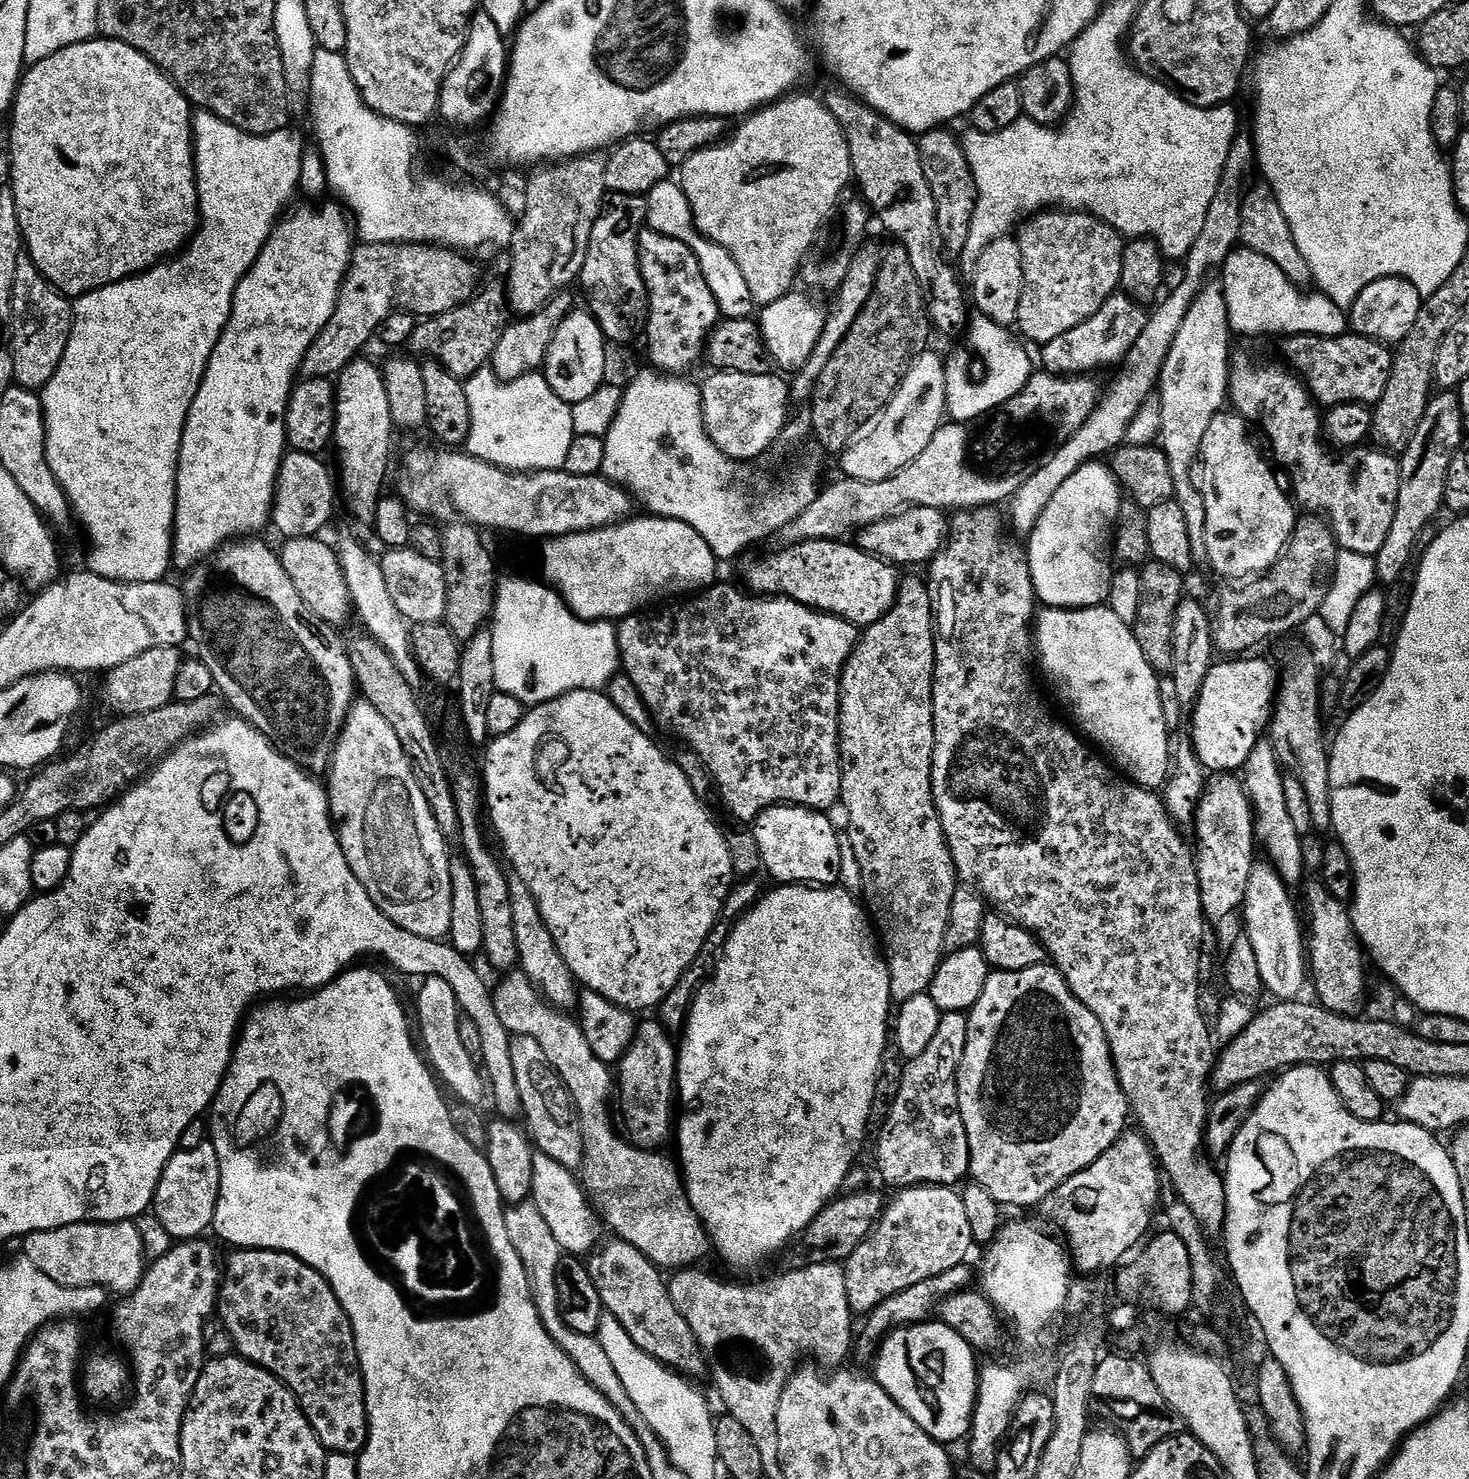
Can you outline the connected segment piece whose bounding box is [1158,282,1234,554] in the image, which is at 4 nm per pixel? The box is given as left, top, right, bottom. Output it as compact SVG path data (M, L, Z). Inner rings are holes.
M1209 282L1194 298L1182 326L1174 337L1174 346L1166 354L1161 368L1158 385L1158 403L1162 414L1162 426L1158 437L1159 447L1164 449L1174 474L1175 499L1186 513L1186 524L1190 526L1190 540L1193 552L1200 554L1204 549L1204 527L1206 506L1204 495L1194 479L1194 469L1200 458L1202 438L1210 422L1218 413L1225 411L1230 375L1230 355L1234 333L1228 321L1226 294L1223 283ZM1193 468L1193 472L1192 472Z

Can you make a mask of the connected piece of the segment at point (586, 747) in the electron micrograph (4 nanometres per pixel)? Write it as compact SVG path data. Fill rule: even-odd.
M575 688L573 692L563 692L558 698L548 700L544 704L535 705L527 714L526 718L522 718L522 722L518 722L518 727L515 730L510 730L510 734L502 734L495 737L487 745L486 751L488 753L484 756L484 768L482 764L482 779L484 781L484 791L486 793L486 808L490 813L490 820L492 820L500 832L500 836L504 842L504 848L516 870L515 875L523 880L524 884L531 889L535 895L540 913L552 935L556 939L557 947L564 954L565 959L571 965L573 972L577 977L584 980L591 991L597 992L599 996L605 996L608 1000L612 1000L615 1004L620 1005L622 1008L629 1010L641 1010L640 1008L655 1009L666 998L666 994L670 994L670 990L674 990L674 986L678 986L678 980L682 978L687 968L693 967L697 963L696 960L700 956L700 951L704 948L704 943L708 940L708 935L716 928L716 919L722 916L724 912L724 904L728 901L728 894L734 887L734 873L731 862L731 846L729 844L729 837L722 829L716 825L716 820L712 817L712 812L706 805L700 801L700 796L696 793L696 788L692 785L692 780L647 736L646 733L640 729L641 725L637 721L632 720L629 716L624 714L608 697L607 691L597 690L594 688Z

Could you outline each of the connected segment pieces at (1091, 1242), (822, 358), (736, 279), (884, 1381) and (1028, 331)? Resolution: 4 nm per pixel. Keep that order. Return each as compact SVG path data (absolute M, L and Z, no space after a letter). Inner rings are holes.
M1124 1131L1114 1142L1114 1146L1110 1146L1110 1150L1102 1154L1102 1158L1098 1158L1090 1166L1086 1166L1086 1170L1062 1182L1042 1201L1045 1214L1064 1227L1073 1265L1079 1273L1082 1271L1092 1276L1100 1273L1100 1270L1114 1265L1117 1267L1126 1258L1124 1256L1127 1252L1145 1239L1144 1234L1152 1224L1152 1211L1155 1208L1157 1210L1161 1203L1162 1169L1147 1135L1143 1131L1135 1131Z
M874 240L867 241L860 248L858 254L854 256L854 260L850 264L850 271L837 291L836 298L838 300L836 305L833 306L832 310L831 308L829 309L824 319L822 336L815 343L814 351L810 354L810 358L806 358L806 362L793 375L796 377L791 377L790 396L793 401L811 401L812 391L816 388L818 378L822 378L822 370L826 370L826 365L829 364L834 351L841 345L842 340L846 338L846 334L850 332L850 327L854 326L855 319L858 318L858 314L865 308L866 302L869 301L870 295L873 293L874 282L877 280L878 270L881 268L882 256L882 248L879 248L874 243Z
M673 179L658 182L646 194L648 202L647 227L658 230L668 237L676 237L685 241L699 257L699 265L702 266L703 277L706 278L711 292L719 304L720 313L725 319L751 317L752 308L755 309L755 301L752 299L752 291L749 288L749 280L742 273L737 260L731 251L717 241L701 234L693 218L693 210L689 199L680 184Z
M925 1322L922 1324L909 1324L888 1333L886 1339L878 1349L875 1357L876 1372L874 1378L884 1387L886 1392L926 1430L935 1440L945 1446L952 1446L955 1440L960 1440L972 1431L972 1414L976 1410L976 1390L978 1387L978 1364L976 1368L977 1353L950 1326L939 1322Z
M1041 210L1029 215L1019 225L1018 239L1024 266L1024 289L1016 324L1029 341L1037 340L1040 346L1049 344L1058 338L1058 334L1066 334L1066 330L1074 330L1074 326L1086 322L1086 318L1093 316L1107 300L1117 295L1121 287L1122 254L1126 240L1106 221L1083 210Z

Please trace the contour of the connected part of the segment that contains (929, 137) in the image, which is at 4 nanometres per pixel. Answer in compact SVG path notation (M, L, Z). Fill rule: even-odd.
M944 126L933 128L932 131L923 133L918 143L922 170L926 170L926 178L930 182L930 188L934 190L942 238L949 249L959 250L966 246L966 238L970 238L970 222L974 222L976 209L976 183L961 137L947 130Z

